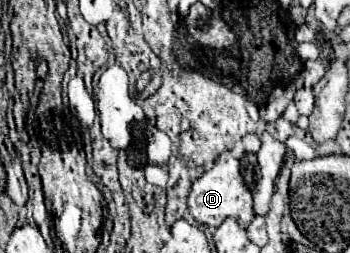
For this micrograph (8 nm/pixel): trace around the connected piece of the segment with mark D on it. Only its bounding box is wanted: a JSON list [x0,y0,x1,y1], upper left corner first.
[187,152,255,228]

